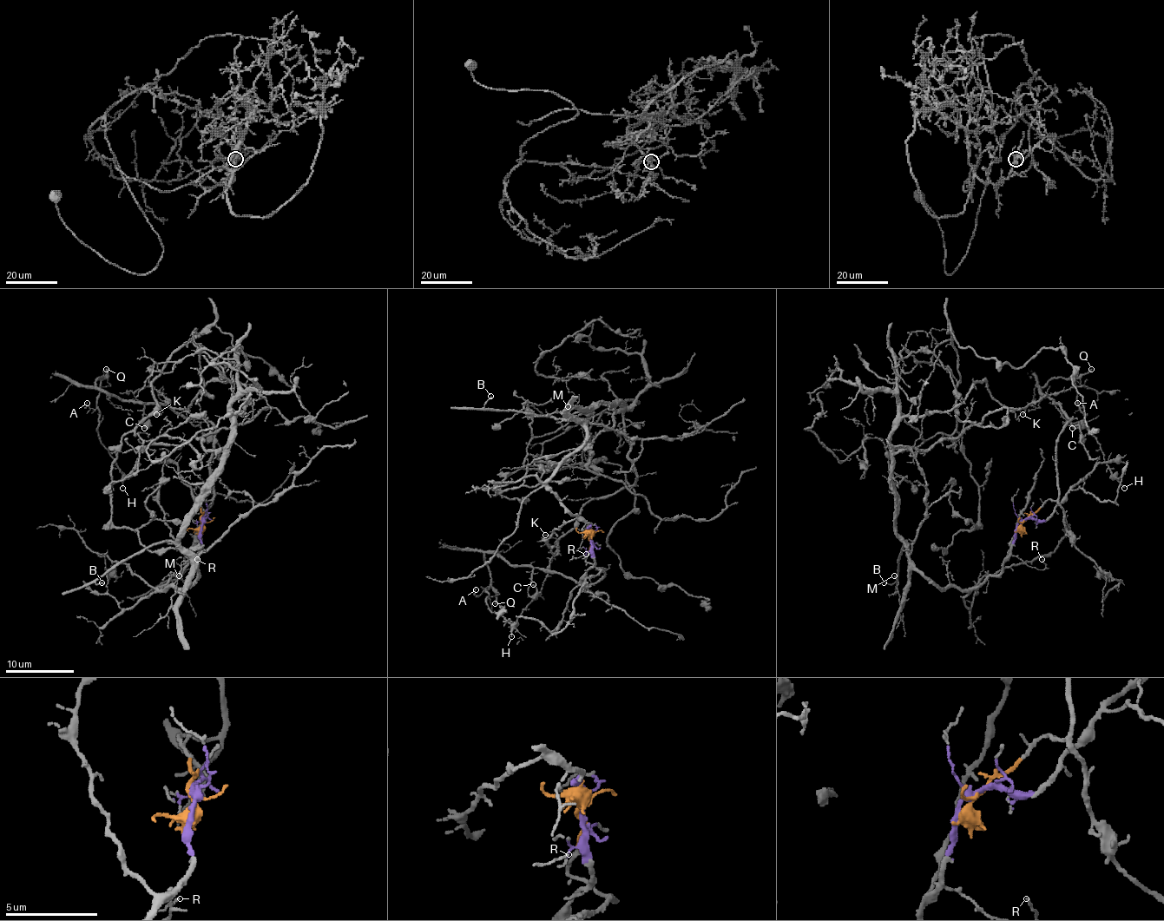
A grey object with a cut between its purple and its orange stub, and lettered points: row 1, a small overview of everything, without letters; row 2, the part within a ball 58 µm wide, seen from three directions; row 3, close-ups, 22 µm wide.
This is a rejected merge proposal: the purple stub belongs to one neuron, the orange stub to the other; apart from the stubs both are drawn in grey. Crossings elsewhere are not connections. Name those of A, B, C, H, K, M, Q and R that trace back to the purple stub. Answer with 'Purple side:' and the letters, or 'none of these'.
Purple side: B, K, M, R

